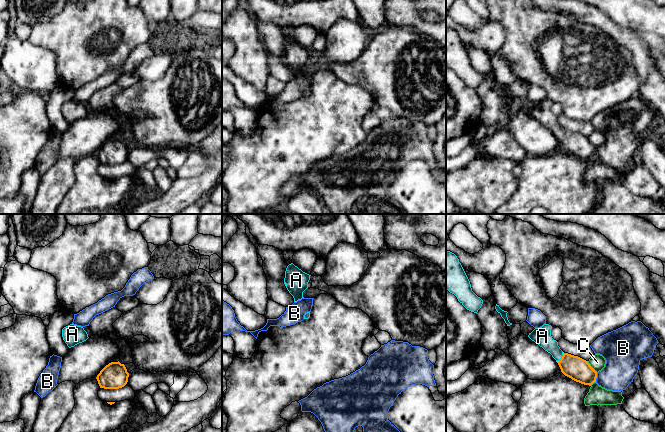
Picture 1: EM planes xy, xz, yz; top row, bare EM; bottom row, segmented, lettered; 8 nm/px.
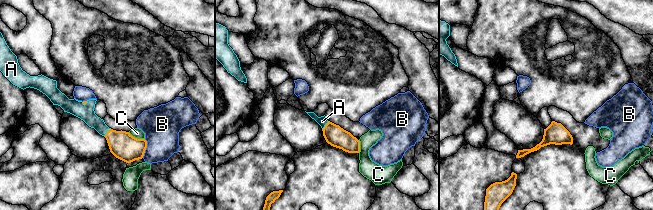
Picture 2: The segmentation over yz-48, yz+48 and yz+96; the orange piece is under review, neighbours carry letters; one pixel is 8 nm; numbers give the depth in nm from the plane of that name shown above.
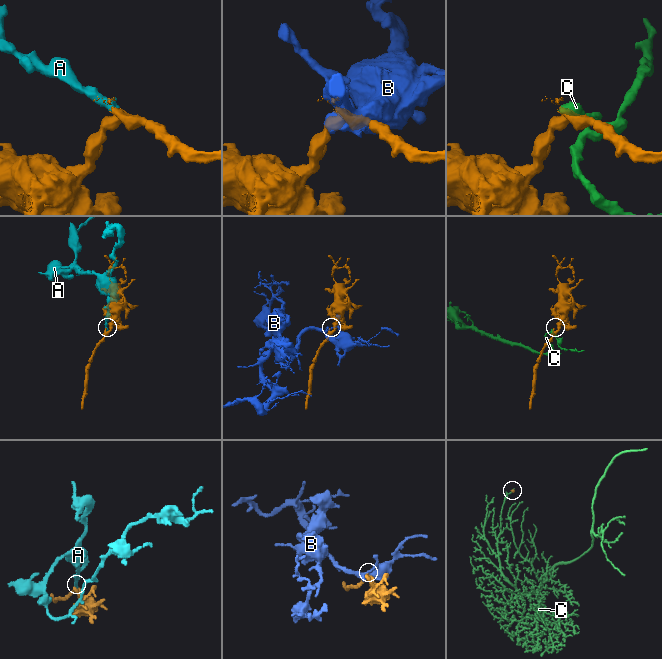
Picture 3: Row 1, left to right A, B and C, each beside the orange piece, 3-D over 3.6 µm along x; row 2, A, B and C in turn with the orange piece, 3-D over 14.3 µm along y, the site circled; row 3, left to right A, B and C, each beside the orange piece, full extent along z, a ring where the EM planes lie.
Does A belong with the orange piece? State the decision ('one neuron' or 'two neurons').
one neuron

